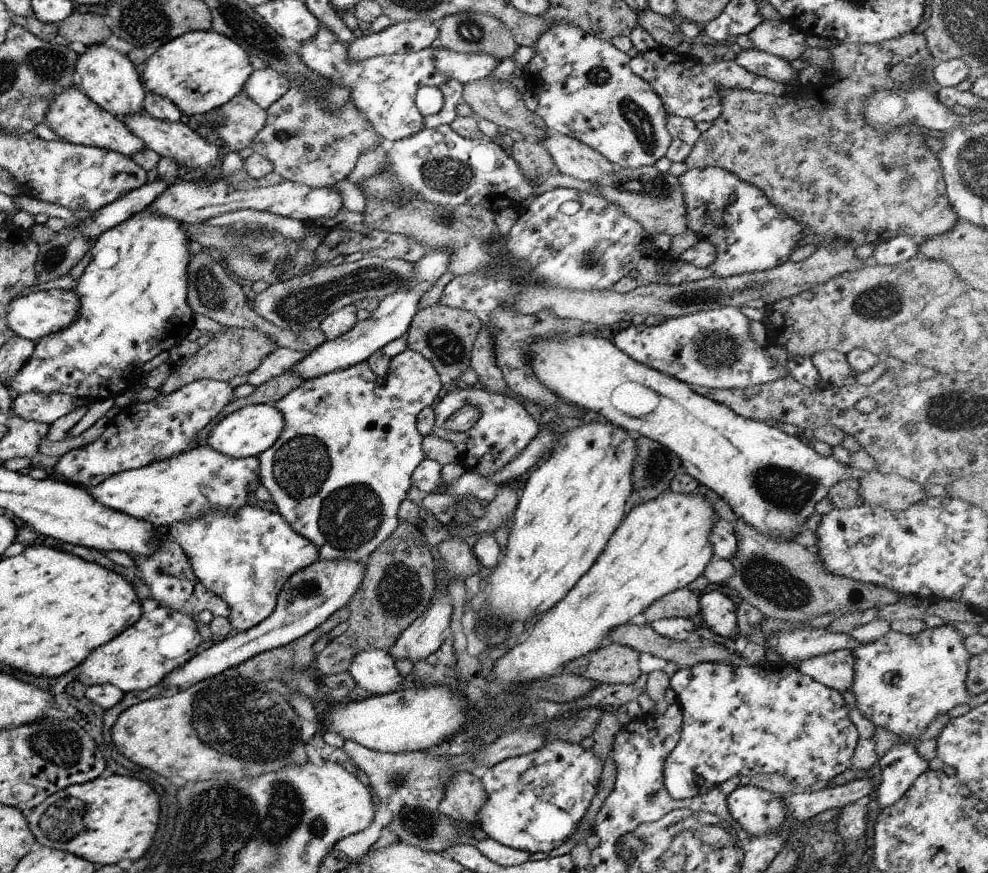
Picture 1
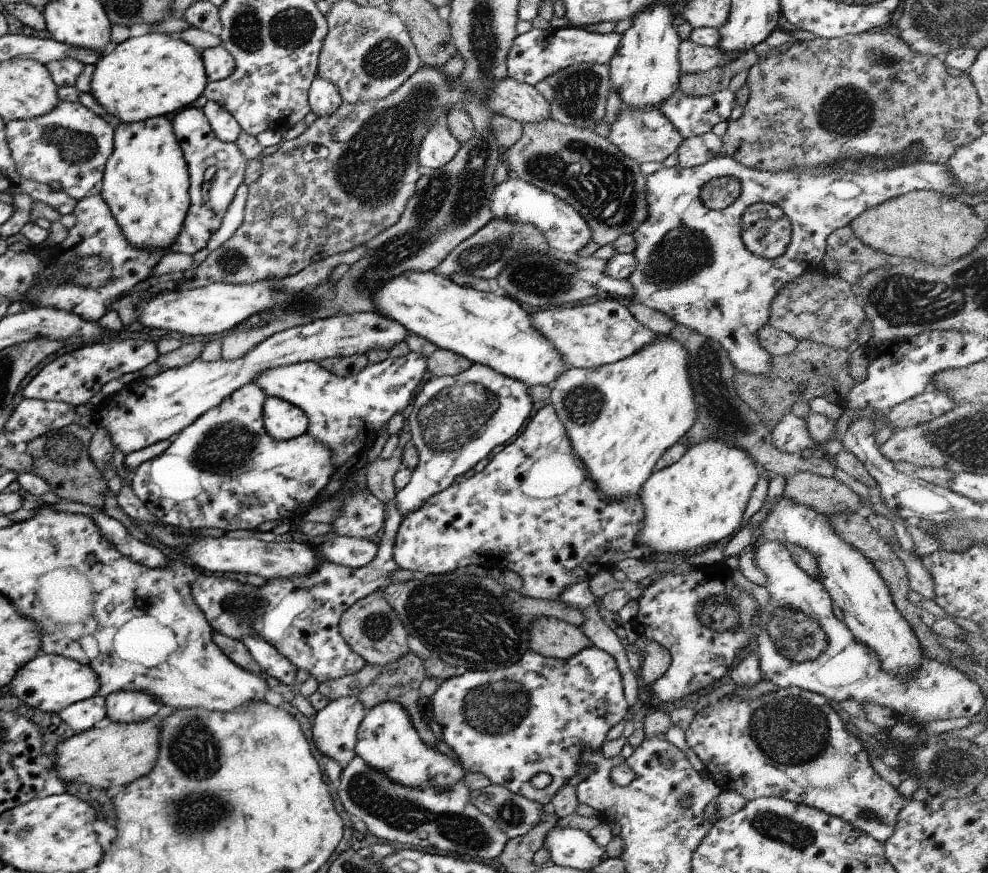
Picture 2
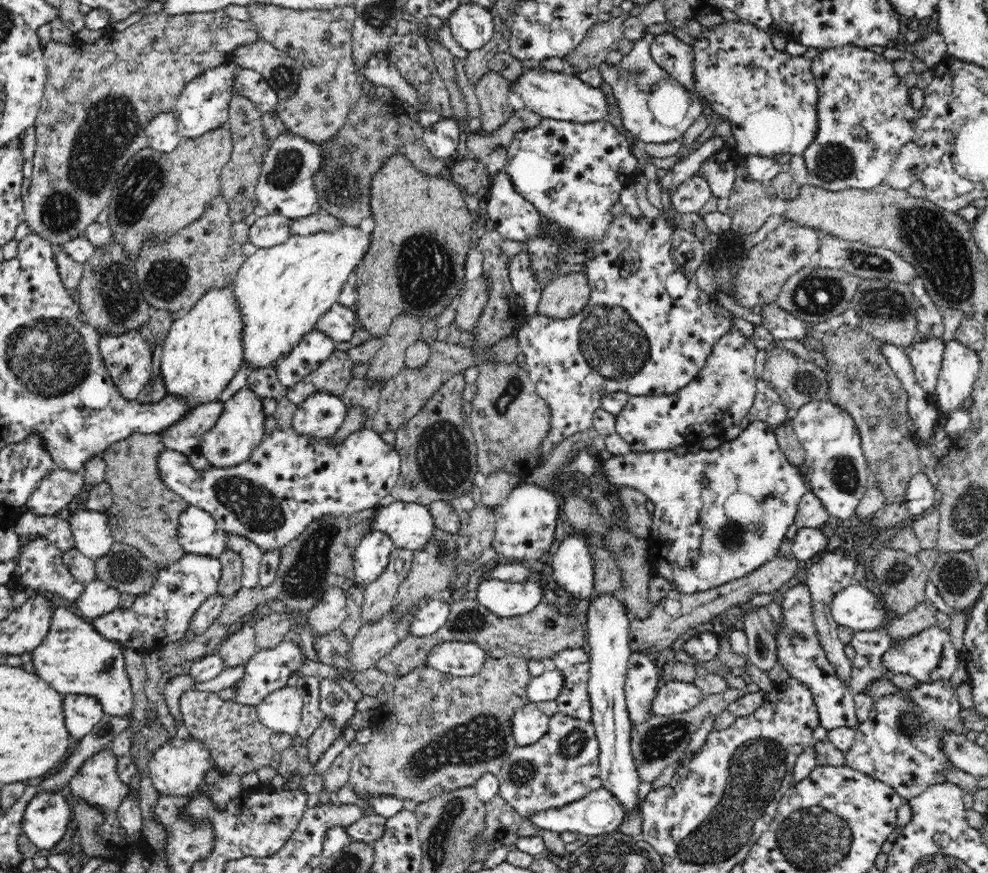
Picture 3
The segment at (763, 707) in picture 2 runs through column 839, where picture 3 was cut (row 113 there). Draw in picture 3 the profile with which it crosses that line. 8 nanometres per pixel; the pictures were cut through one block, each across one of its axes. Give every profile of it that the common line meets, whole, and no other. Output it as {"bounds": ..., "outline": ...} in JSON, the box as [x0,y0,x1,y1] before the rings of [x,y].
{"bounds":[692,21,819,155],"outline":[[[728,21],[702,30],[692,49],[696,94],[734,125],[732,135],[738,141],[734,148],[740,154],[803,155],[812,145],[819,130],[819,100],[810,59],[774,49],[767,32],[747,21]]]}

